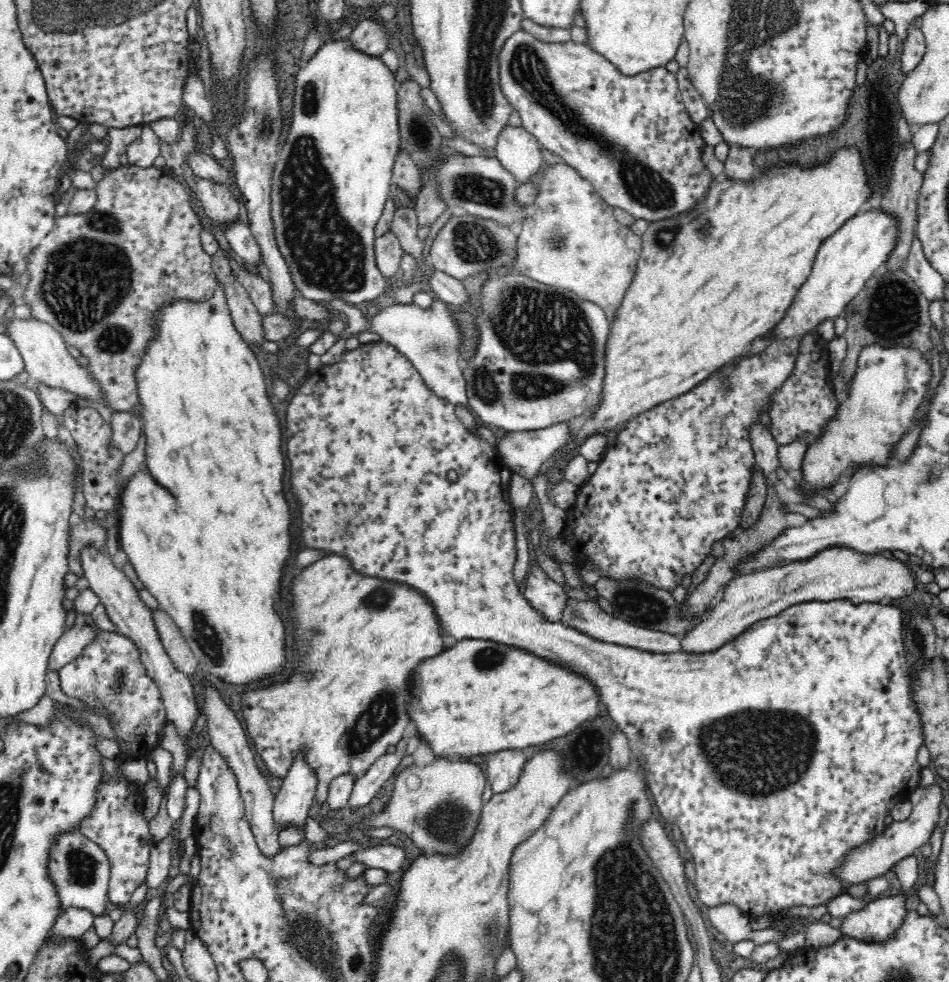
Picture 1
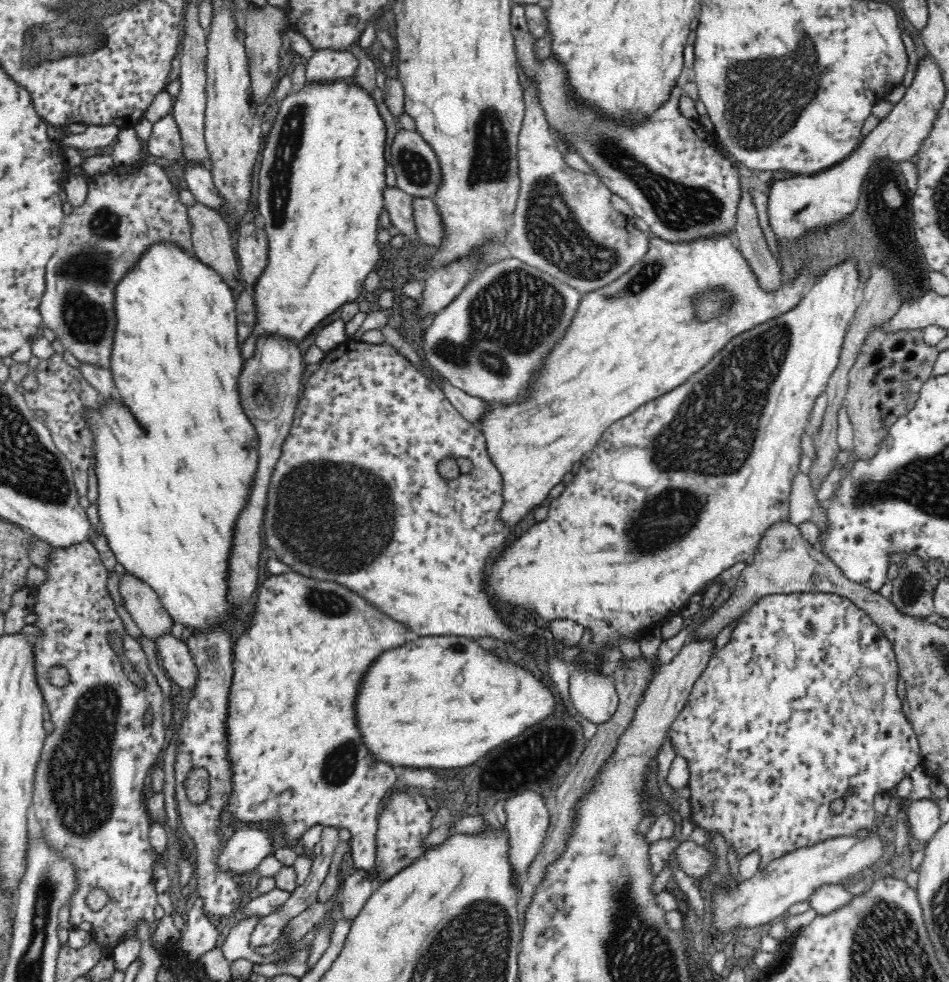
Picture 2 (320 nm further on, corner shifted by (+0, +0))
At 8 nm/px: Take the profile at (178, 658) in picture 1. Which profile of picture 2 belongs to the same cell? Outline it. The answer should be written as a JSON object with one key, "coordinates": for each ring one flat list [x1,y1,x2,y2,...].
{"coordinates":[[125,571,121,576,119,589,125,608,148,640,156,644,172,634,174,620,148,585]]}

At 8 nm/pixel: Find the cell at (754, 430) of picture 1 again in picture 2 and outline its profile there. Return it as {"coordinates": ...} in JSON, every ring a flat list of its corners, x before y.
{"coordinates":[[799,470,794,473,791,480,788,516,792,524,799,525,805,520,814,521,819,529,825,529,825,509,816,499,808,475]]}

